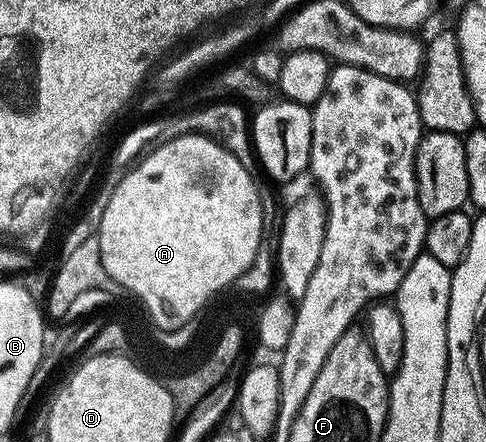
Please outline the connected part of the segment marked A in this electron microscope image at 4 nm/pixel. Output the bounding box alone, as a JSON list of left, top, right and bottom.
[98,133,266,325]

